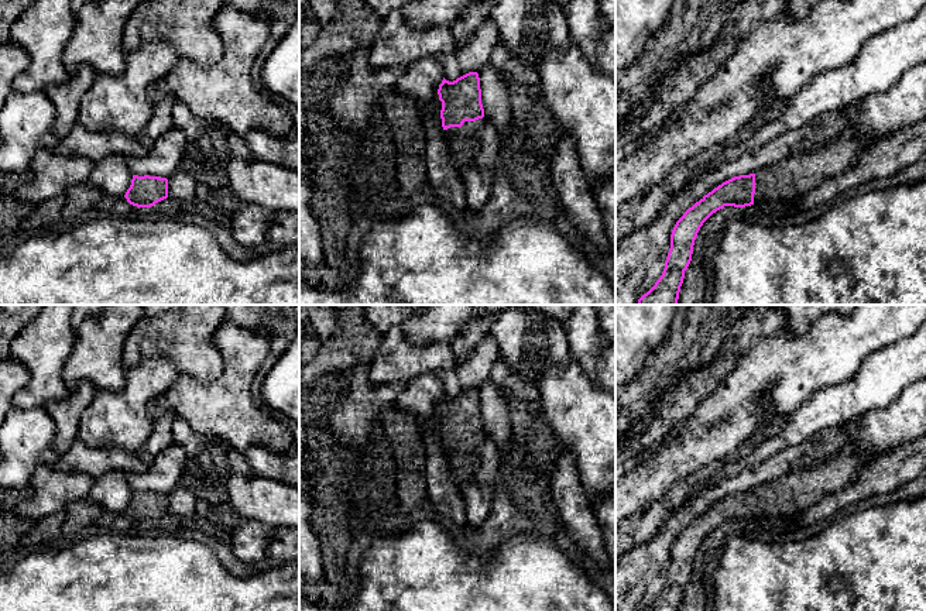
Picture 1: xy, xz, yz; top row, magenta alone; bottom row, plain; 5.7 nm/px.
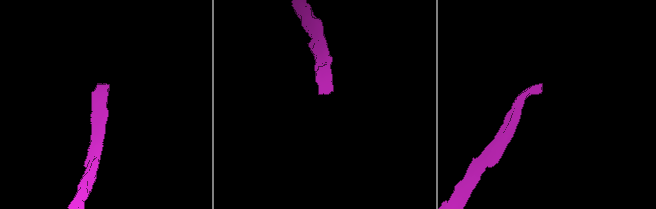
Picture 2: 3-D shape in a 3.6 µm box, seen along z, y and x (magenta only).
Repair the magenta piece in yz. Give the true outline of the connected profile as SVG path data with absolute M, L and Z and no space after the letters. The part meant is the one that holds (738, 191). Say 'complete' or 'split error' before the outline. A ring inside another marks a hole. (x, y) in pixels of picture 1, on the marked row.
split error; M844 134L822 148L792 154L755 174L734 176L714 188L676 222L663 272L637 305L678 305L694 240L713 213L724 206L745 207L805 195L854 165L858 155L874 143Z

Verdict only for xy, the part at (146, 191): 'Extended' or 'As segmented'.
As segmented

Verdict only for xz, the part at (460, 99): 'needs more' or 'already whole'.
needs more

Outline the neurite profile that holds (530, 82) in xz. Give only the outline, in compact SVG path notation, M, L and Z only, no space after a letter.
M503 41L493 49L490 63L503 75L512 93L521 89L532 99L542 97L539 72L512 55Z

